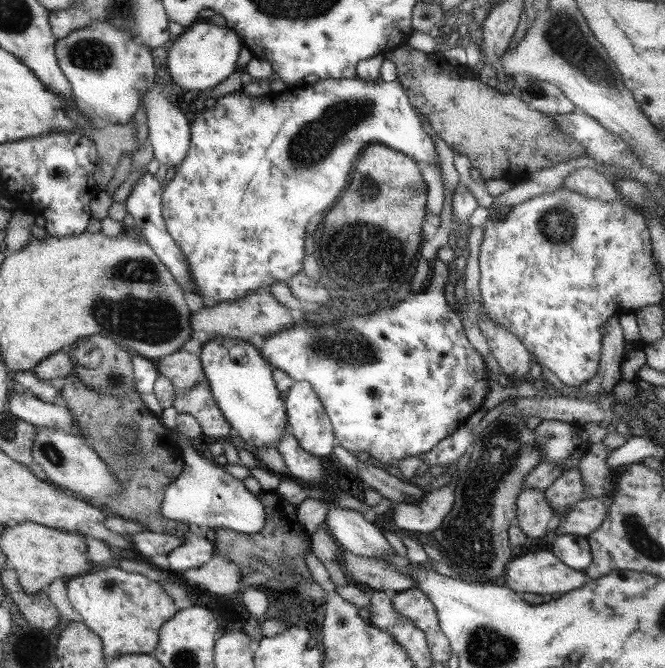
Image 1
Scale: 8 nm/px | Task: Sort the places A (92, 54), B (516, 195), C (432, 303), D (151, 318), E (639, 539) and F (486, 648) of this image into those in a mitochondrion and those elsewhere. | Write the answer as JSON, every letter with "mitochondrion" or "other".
{"A":"mitochondrion","B":"other","C":"other","D":"mitochondrion","E":"mitochondrion","F":"mitochondrion"}

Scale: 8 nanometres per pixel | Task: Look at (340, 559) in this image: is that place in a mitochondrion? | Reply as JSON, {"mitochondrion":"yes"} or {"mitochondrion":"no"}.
{"mitochondrion":"no"}

